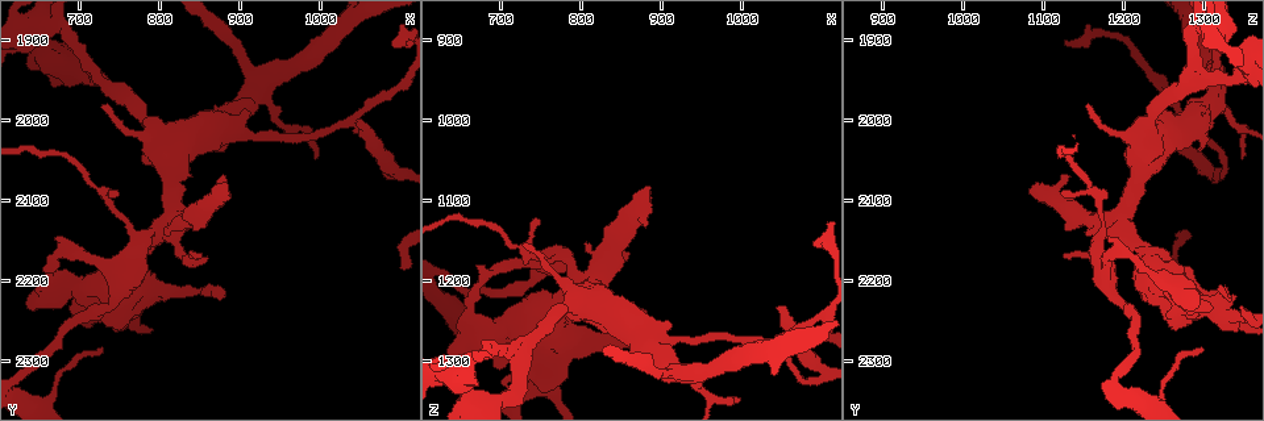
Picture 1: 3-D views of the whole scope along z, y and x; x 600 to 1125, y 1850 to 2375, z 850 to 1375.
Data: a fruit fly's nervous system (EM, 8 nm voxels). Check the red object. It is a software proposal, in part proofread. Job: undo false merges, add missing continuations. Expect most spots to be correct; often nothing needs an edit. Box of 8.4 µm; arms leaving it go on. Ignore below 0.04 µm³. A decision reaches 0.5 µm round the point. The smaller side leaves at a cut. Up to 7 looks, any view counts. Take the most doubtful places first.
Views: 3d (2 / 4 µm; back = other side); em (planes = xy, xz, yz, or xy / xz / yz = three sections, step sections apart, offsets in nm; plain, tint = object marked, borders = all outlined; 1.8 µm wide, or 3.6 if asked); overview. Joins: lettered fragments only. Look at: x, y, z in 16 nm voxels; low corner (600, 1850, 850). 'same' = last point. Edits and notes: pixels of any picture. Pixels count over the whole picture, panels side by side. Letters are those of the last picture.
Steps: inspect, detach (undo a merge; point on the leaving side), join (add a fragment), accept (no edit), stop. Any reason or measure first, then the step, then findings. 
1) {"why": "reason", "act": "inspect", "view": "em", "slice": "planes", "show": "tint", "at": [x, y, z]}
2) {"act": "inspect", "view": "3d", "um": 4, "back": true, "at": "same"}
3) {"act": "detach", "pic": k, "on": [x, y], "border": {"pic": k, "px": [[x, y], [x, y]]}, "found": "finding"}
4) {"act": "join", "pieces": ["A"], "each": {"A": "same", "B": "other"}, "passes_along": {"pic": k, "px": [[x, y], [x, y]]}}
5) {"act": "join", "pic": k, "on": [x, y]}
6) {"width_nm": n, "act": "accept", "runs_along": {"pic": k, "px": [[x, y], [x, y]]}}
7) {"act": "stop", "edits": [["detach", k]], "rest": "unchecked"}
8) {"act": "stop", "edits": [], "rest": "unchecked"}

{"why": "narrows sharply", "act": "inspect", "view": "em", "slice": "xy", "step": 4, "show": "tint", "at": [800, 2135, 1200]}

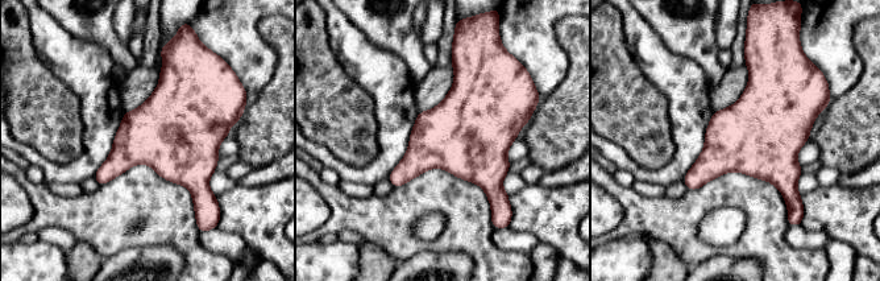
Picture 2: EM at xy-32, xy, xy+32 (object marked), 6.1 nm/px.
{"why": "another direction", "act": "inspect", "view": "em", "slice": "planes", "show": "borders", "at": "same"}

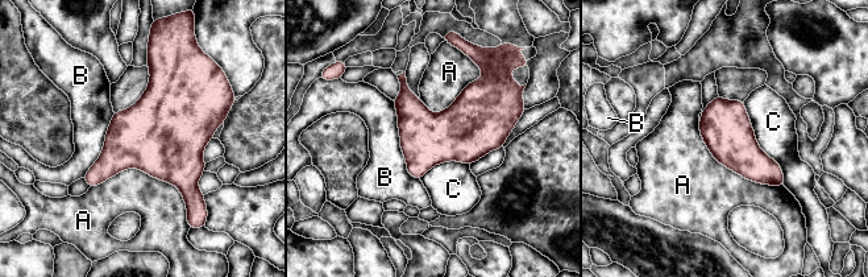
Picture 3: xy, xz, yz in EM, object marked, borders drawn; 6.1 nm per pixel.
{"act": "accept", "each": {"A": "other", "B": "other", "C": "other"}, "border": {"pic": 3, "px": [[90, 187], [138, 168], [187, 216]]}, "found": "continuous, no second cell"}

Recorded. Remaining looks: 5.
{"why": "sharp bend", "act": "inspect", "view": "em", "um": 3.6, "slice": "planes", "show": "borders", "at": [1090, 2070, 1320]}

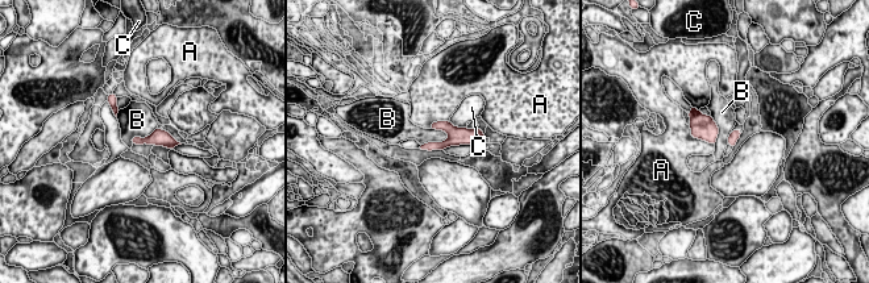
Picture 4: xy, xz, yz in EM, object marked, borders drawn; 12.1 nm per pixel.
{"longest_contact_nm": ["A", 400], "act": "accept", "each": {"A": "other", "B": "other", "C": "other"}, "border": {"pic": 4, "px": [[449, 136], [443, 141], [420, 145]]}, "found": "continuous, no second cell"}

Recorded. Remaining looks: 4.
{"why": "calibre changes", "act": "inspect", "view": "em", "slice": "planes", "show": "plain", "at": [710, 2205, 1250]}

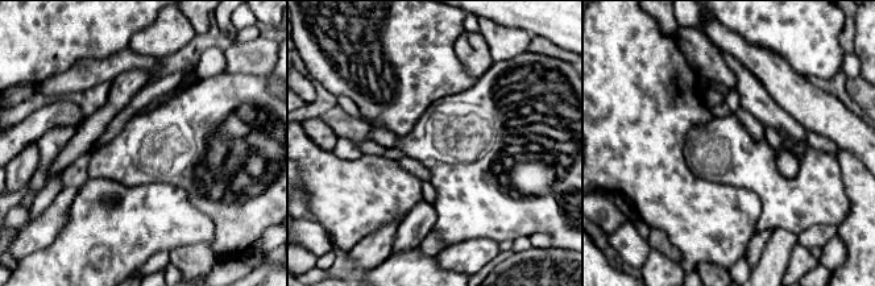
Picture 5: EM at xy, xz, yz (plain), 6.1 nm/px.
{"act": "inspect", "view": "em", "slice": "planes", "show": "tint", "at": "same"}

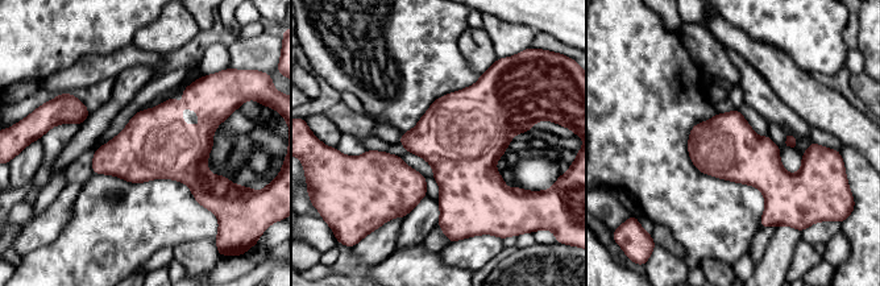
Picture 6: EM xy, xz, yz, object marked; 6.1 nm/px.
{"why": "what lies round it", "act": "inspect", "view": "em", "slice": "planes", "show": "borders", "at": "same"}

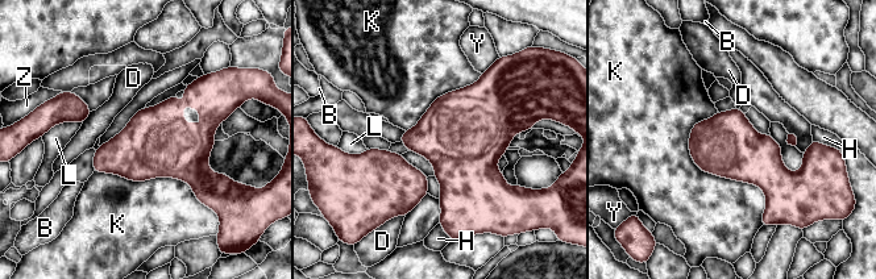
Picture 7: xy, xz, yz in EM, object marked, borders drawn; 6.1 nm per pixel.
{"act": "accept", "each": {"B": "other", "D": "other", "H": "other", "K": "other", "L": "other", "Y": "other", "Z": "other"}, "border": {"pic": 7, "px": [[697, 121], [762, 225]]}, "found": "one cell here"}

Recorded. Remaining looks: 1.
{"act": "stop", "edits": [], "rest": "unchecked"}

